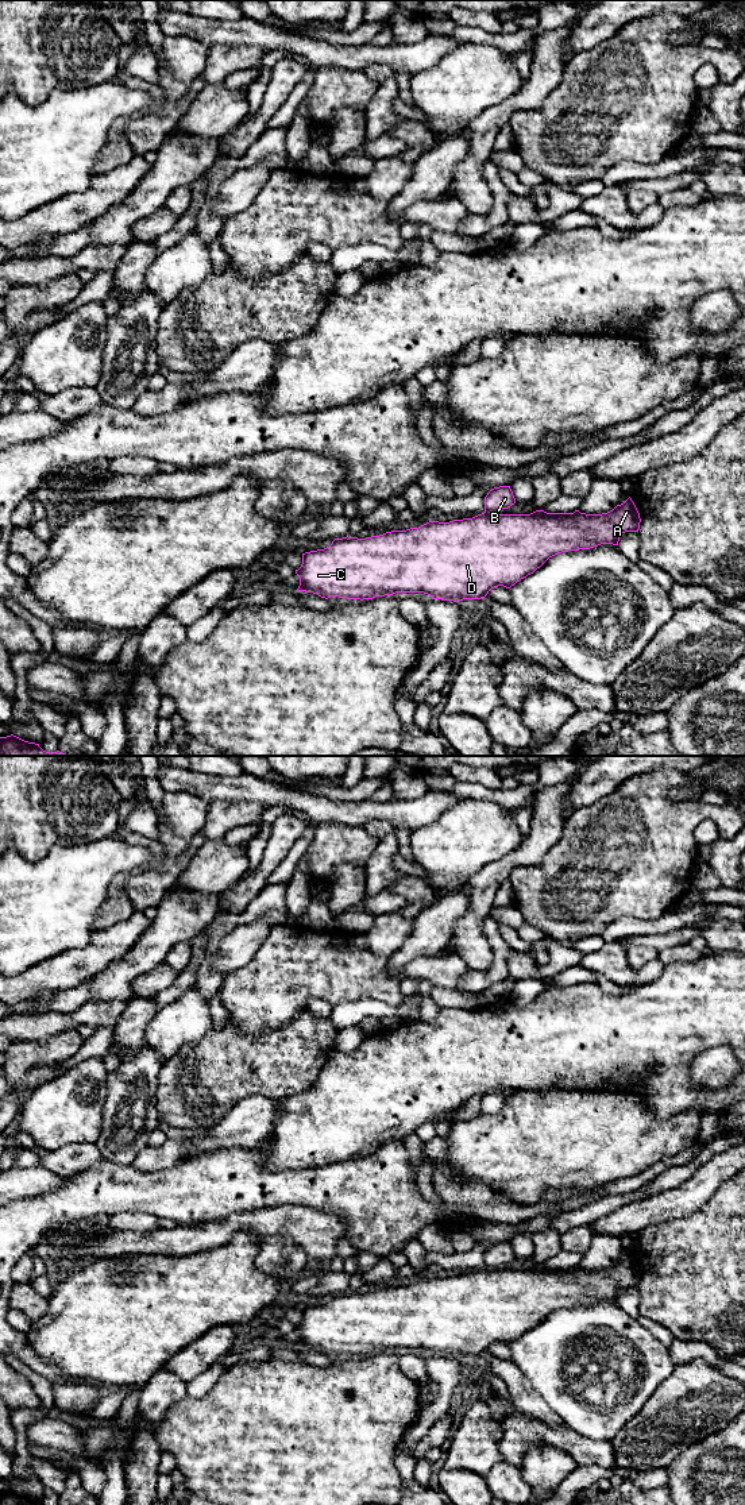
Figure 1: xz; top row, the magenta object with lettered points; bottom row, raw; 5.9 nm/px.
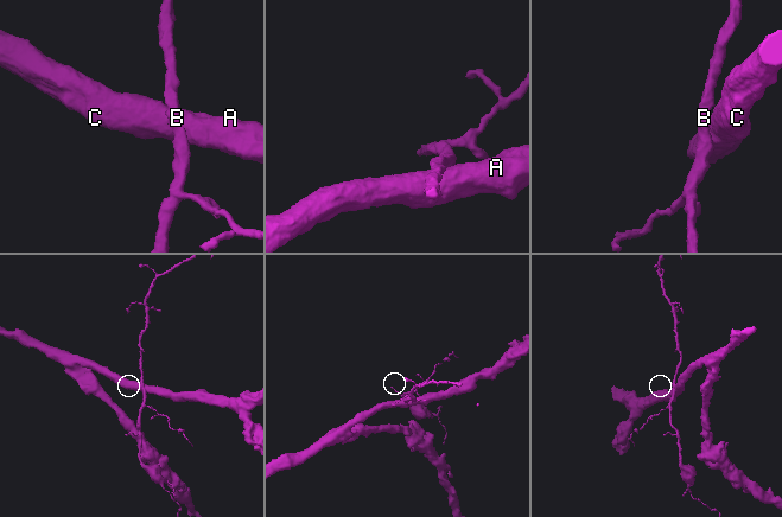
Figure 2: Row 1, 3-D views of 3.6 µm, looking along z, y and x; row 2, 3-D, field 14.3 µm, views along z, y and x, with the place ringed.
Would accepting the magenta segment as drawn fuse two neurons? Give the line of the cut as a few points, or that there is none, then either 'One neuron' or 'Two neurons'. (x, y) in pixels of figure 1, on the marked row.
Split along xz (485, 510), (497, 513). Two neurons

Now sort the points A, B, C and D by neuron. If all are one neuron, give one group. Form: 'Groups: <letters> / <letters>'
Groups: A C D / B

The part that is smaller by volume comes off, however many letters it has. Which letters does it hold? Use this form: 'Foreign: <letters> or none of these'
Foreign: B

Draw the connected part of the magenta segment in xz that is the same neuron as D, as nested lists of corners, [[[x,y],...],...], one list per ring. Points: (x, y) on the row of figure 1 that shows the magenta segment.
[[[629,497],[602,514],[482,513],[449,522],[429,521],[418,528],[391,530],[366,539],[335,539],[324,549],[302,553],[297,591],[321,598],[372,599],[395,593],[424,593],[432,599],[463,601],[485,598],[494,587],[510,589],[533,574],[549,557],[568,551],[590,549],[601,544],[618,545],[625,532],[638,532],[640,513]]]

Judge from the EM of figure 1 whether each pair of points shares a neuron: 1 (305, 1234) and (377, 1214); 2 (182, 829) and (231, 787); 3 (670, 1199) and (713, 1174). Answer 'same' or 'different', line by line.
1: different
2: different
3: same

